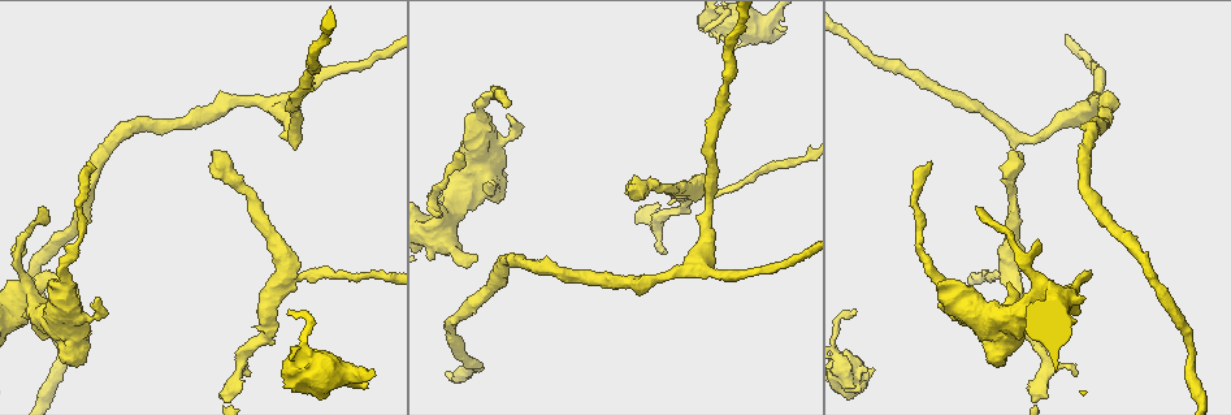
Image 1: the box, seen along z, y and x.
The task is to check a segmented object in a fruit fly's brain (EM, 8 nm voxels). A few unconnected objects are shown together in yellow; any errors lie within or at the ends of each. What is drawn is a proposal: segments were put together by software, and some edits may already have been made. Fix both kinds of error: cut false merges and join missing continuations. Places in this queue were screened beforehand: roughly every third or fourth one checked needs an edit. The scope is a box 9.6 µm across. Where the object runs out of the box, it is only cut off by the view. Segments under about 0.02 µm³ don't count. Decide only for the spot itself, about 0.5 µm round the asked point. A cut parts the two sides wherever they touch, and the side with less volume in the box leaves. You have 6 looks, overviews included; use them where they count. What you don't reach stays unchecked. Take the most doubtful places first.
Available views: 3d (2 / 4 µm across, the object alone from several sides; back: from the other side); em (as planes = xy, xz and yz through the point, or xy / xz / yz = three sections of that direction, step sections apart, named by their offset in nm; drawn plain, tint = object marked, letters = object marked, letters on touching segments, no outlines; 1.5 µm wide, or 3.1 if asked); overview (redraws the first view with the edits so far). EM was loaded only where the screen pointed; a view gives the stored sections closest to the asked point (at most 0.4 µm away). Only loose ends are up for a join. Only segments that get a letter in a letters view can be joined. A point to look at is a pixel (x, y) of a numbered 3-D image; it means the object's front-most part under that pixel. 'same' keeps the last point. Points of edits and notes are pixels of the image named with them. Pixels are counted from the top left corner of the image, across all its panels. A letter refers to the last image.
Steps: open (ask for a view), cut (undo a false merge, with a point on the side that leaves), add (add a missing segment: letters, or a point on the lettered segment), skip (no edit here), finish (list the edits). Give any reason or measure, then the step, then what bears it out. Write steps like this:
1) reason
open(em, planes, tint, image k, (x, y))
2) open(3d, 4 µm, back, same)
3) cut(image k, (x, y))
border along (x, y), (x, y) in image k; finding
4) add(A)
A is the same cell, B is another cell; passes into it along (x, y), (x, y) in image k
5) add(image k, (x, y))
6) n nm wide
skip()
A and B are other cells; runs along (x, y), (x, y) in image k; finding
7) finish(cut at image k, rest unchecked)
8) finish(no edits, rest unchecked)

free end
open(em, planes, plain, image 1, (1011, 153))

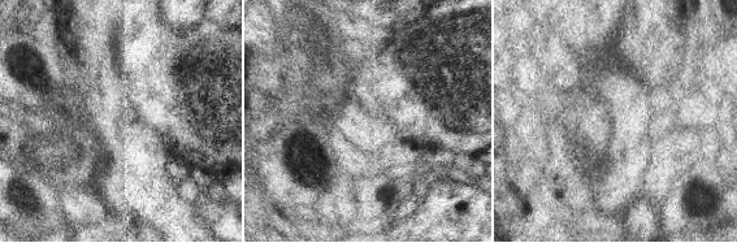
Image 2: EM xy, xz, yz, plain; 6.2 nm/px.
see the neighbours
open(em, planes, letters, same)

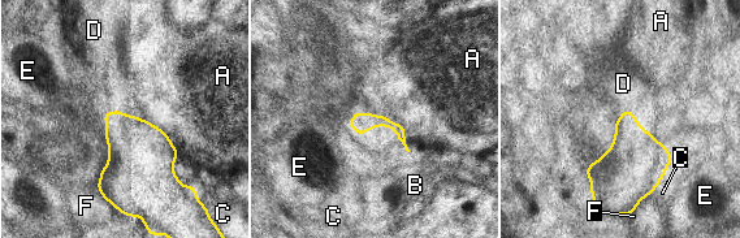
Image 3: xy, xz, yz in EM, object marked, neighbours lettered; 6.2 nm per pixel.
add(D)
D is the same cell, A, B, C, E and F are other cells; passes into it along (134, 145), (111, 112), (111, 89) in image 3; the neuron continues

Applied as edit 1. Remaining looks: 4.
open(overview)

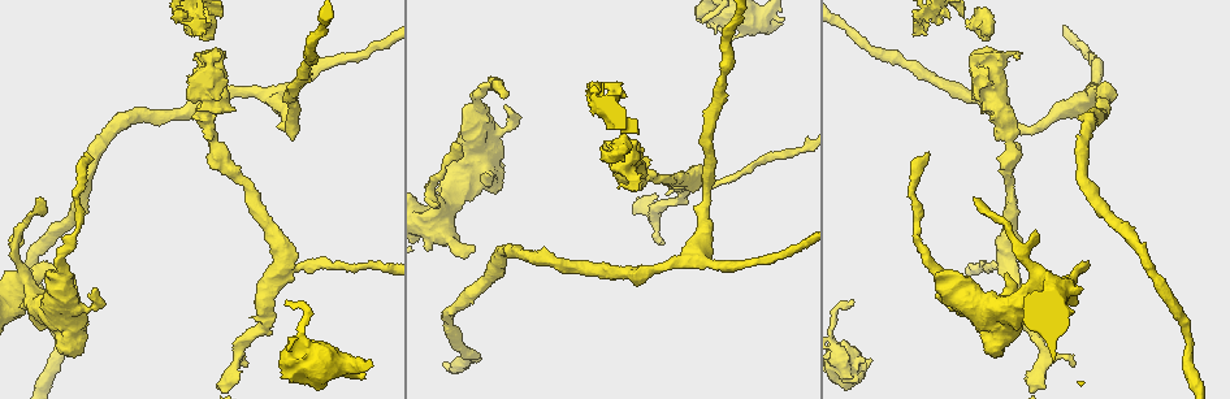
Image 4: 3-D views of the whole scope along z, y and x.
calibre changes
open(3d, 4 µm, image 4, (940, 280))

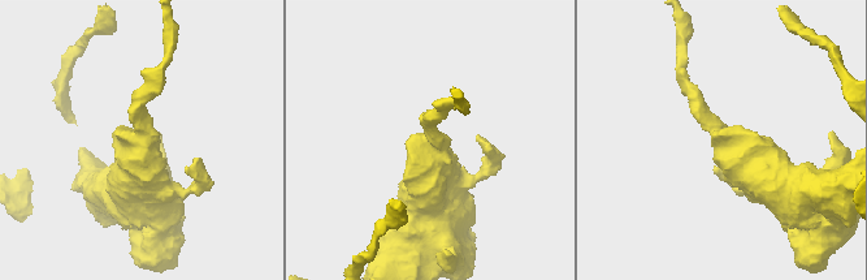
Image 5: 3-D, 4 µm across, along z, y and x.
arms of 200, 650 nm; need the tissue
open(em, xy, step 4, letters, image 5, (436, 145))

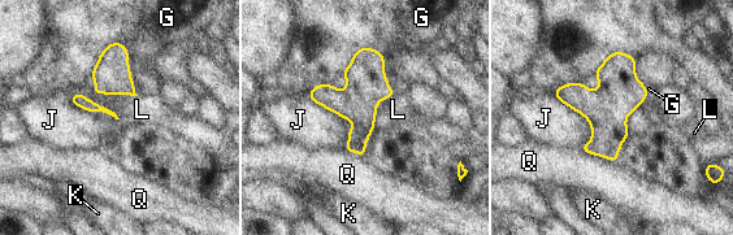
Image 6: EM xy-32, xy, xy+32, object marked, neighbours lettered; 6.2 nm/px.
open(em, planes, letters, same)

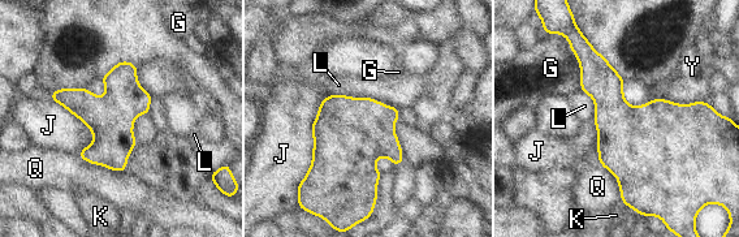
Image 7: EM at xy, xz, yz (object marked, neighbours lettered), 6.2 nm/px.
skip()
G, J, K, L, Q and Y are other cells; border along (331, 94), (371, 97), (398, 110) in image 7; all the same neuron

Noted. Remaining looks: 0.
finish(add at image 3, rest unchecked)

